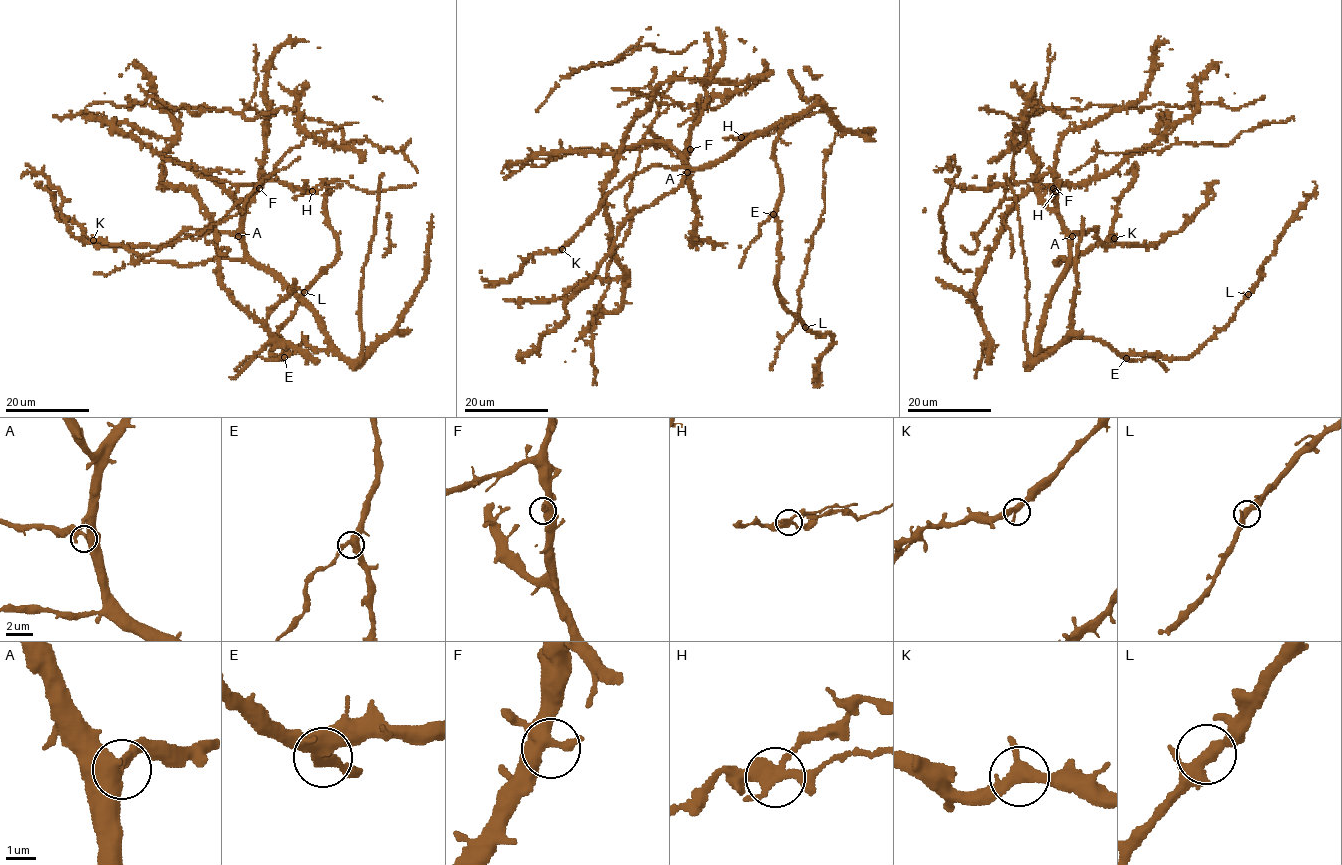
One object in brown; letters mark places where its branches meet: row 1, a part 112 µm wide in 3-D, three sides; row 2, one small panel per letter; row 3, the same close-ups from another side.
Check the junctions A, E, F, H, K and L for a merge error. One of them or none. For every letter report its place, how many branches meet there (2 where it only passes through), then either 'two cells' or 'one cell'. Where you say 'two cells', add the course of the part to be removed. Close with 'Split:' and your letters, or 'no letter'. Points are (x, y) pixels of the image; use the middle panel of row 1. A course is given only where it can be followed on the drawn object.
A: (687, 172) | 3 | one cell
E: (773, 214) | 3 | one cell
F: (690, 149) | 3 | one cell
H: (741, 137) | 3 | two cells | (741, 137), (763, 132)
K: (562, 249) | 3 | one cell
L: (805, 327) | 3 | one cell
Split: H

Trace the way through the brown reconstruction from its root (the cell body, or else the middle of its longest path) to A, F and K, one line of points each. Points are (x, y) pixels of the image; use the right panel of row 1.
A: (1057, 161), (1055, 200), (1059, 220), (1072, 236)
F: (1057, 161), (1053, 188)
K: (1057, 161), (1054, 194), (1069, 258), (1058, 258), (1054, 263), (1074, 260), (1096, 244), (1114, 238)

